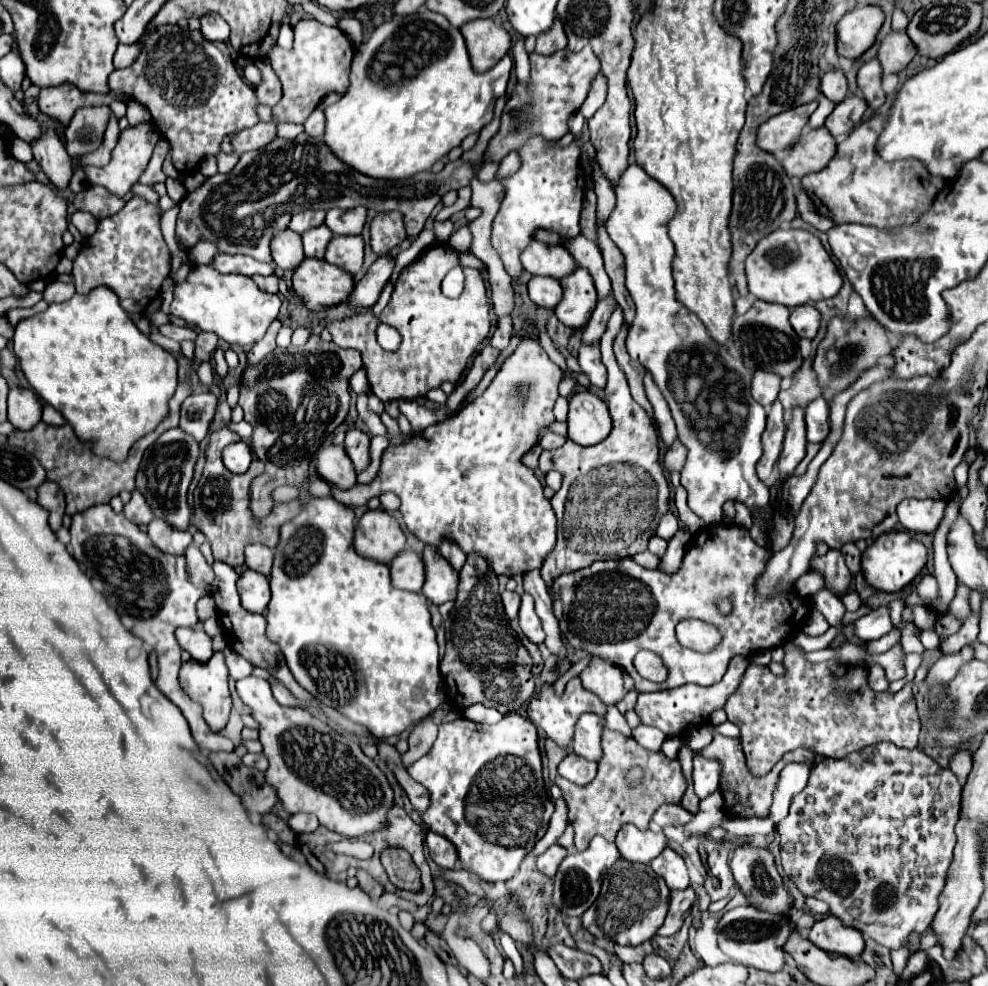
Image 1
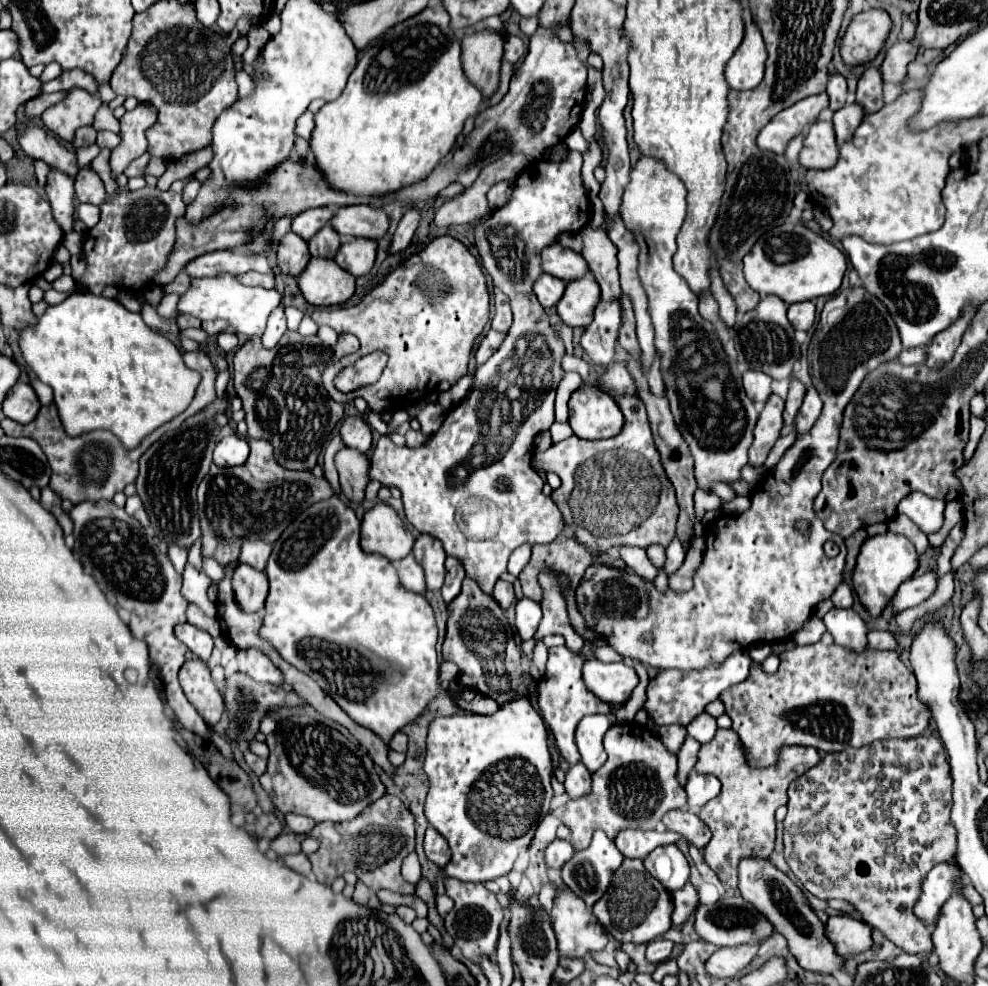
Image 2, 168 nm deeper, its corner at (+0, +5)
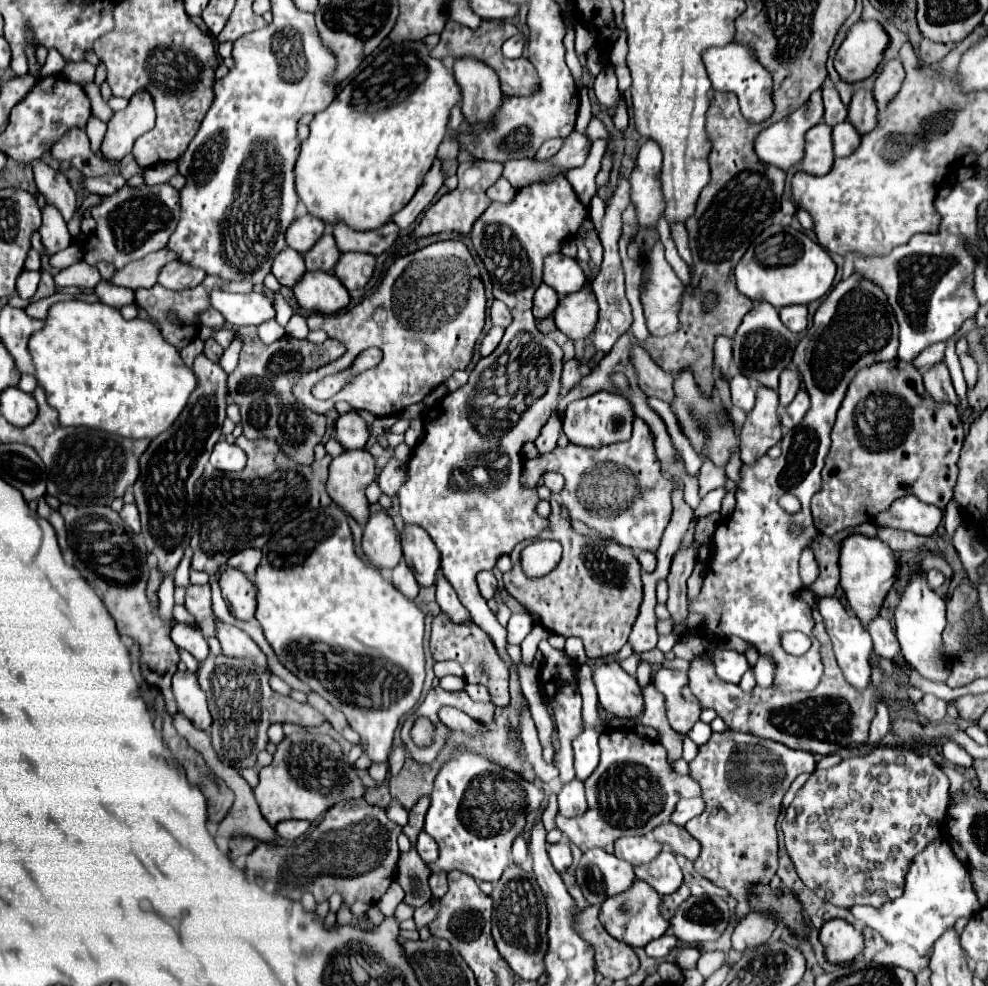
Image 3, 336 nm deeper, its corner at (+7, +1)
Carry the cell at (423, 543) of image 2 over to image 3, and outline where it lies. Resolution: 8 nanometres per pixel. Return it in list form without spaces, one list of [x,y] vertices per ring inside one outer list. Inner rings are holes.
[[[404,524],[400,532],[402,550],[408,566],[414,570],[420,586],[432,586],[440,570],[440,552],[426,530],[414,524]]]

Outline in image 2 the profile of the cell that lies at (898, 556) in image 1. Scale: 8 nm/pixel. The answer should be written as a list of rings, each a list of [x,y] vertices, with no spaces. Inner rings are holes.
[[[885,532],[879,536],[871,536],[863,542],[853,572],[853,588],[871,616],[879,616],[881,610],[889,604],[891,596],[897,592],[897,588],[915,574],[917,558],[919,554],[915,550],[915,544],[901,534]]]

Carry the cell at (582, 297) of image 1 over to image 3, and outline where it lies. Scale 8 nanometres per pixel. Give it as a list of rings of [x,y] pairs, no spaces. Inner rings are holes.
[[[580,290],[560,298],[554,310],[556,328],[566,334],[570,340],[588,338],[598,320],[598,304],[594,302],[594,294],[588,290]]]

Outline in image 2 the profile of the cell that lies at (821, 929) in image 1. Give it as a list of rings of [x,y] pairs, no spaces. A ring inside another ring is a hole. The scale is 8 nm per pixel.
[[[839,914],[827,920],[825,924],[825,936],[835,946],[837,954],[843,958],[861,954],[871,948],[871,928],[851,916]]]

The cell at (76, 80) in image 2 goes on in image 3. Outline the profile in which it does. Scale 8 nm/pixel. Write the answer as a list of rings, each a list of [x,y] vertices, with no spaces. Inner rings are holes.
[[[66,62],[62,74],[68,78],[68,80],[74,80],[78,84],[86,84],[86,82],[92,82],[94,80],[94,66],[88,64],[88,62]]]

